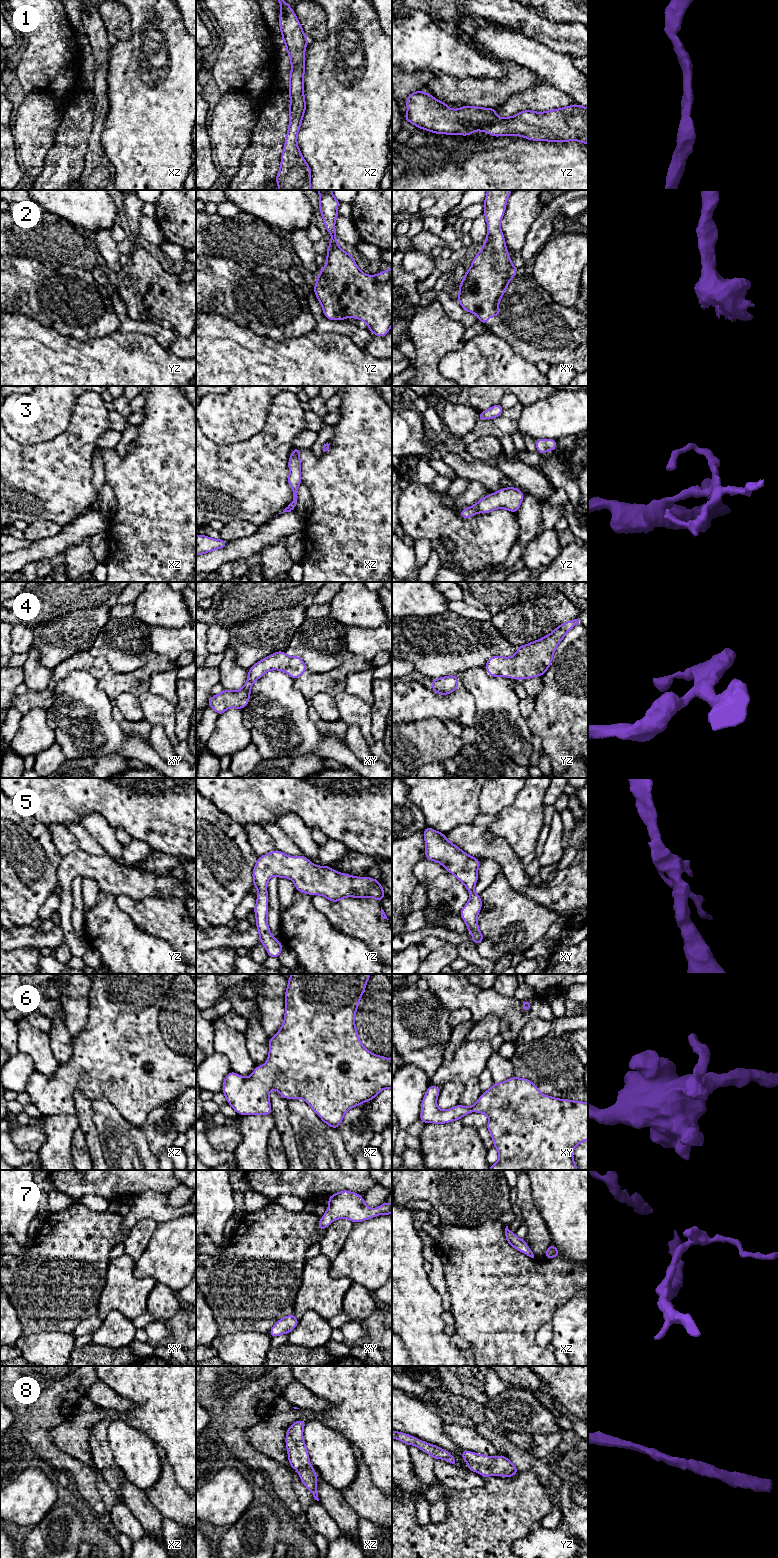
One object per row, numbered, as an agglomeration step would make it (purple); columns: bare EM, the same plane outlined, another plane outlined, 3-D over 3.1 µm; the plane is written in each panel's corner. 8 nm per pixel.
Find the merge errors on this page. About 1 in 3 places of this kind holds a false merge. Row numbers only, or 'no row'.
no row

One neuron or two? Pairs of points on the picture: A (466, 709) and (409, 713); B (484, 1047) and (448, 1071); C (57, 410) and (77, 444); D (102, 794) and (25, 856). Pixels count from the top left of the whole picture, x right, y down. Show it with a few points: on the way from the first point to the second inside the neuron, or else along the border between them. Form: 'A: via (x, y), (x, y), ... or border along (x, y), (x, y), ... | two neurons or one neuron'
A: via (452, 708), (423, 708) | one neuron
B: via (475, 1055), (457, 1071) | one neuron
C: border along (73, 404), (68, 426), (62, 432), (47, 440) | two neurons
D: border along (36, 819), (46, 825) | two neurons

